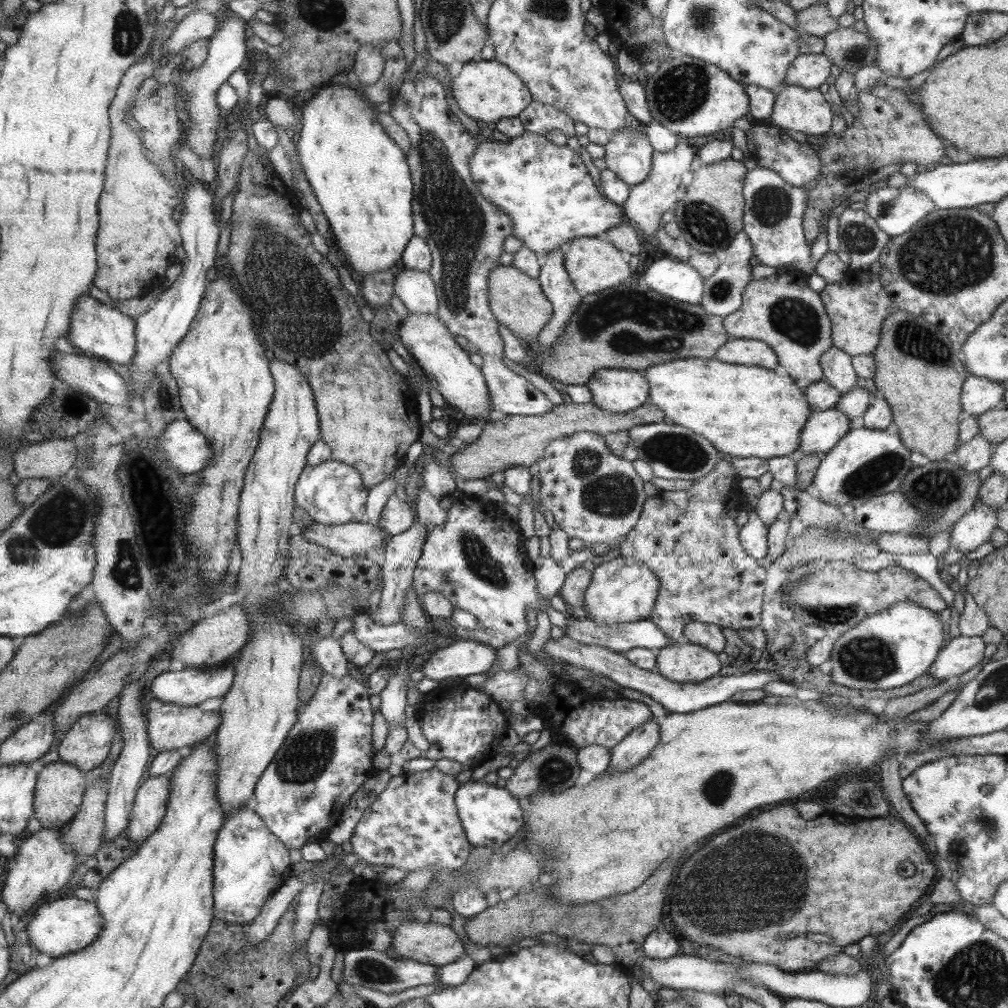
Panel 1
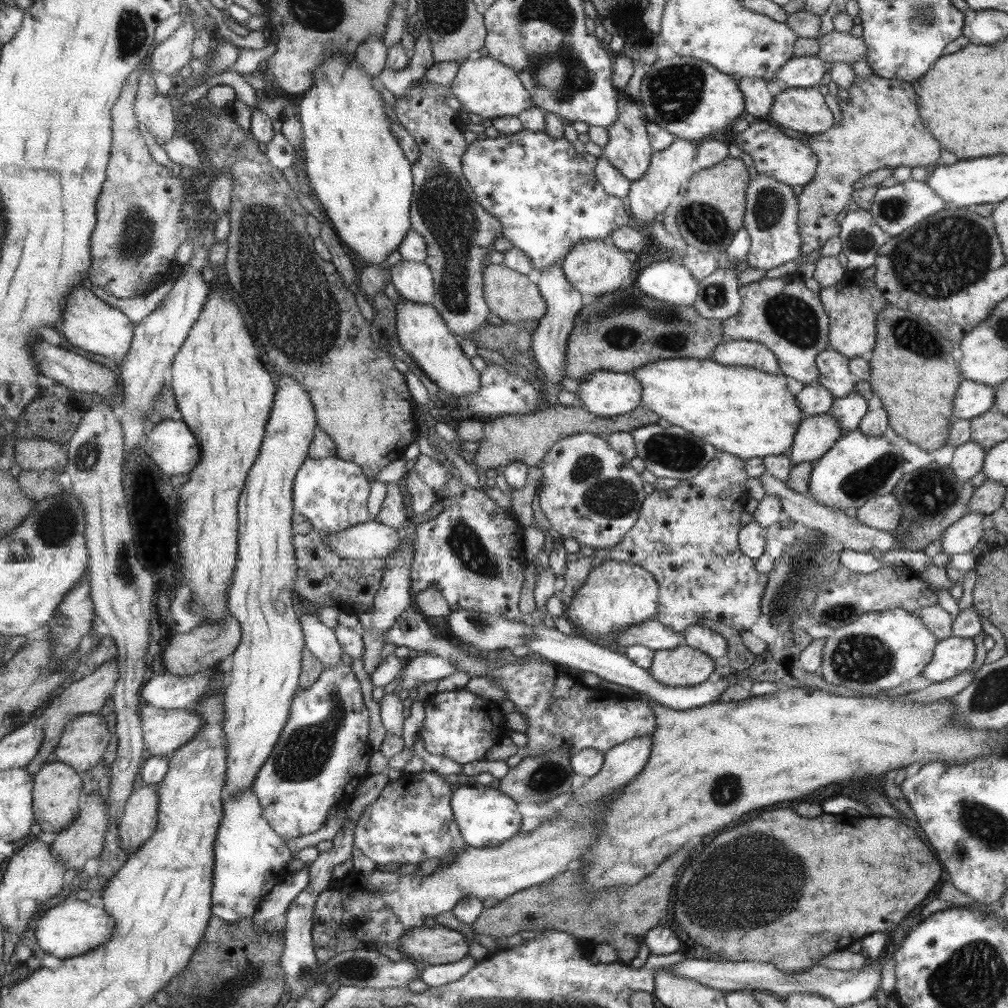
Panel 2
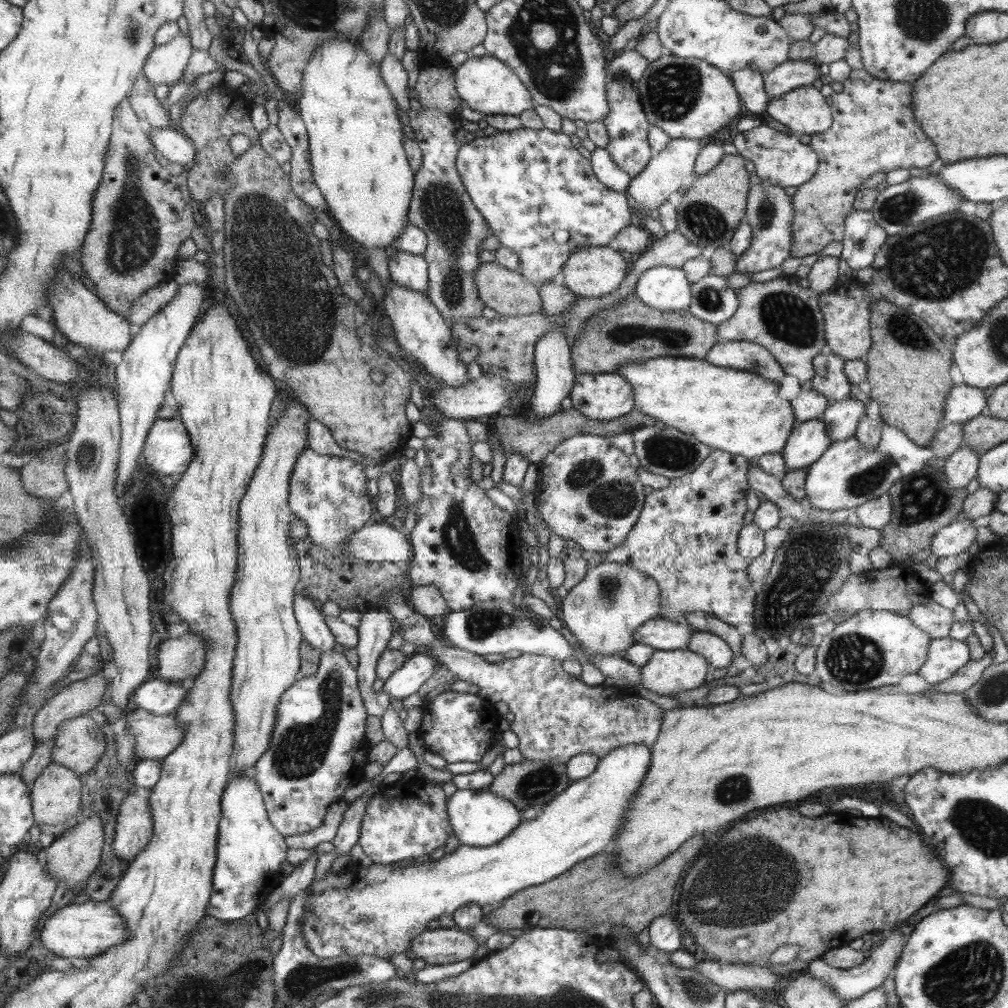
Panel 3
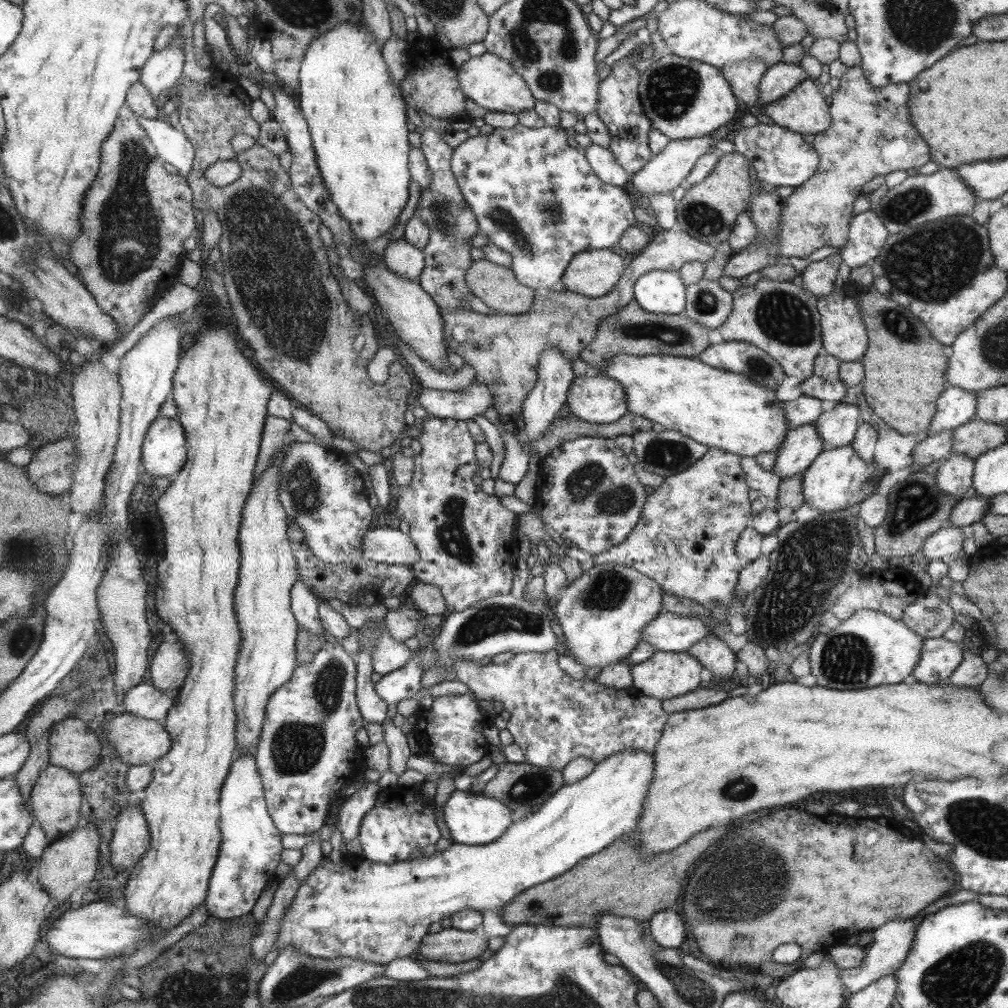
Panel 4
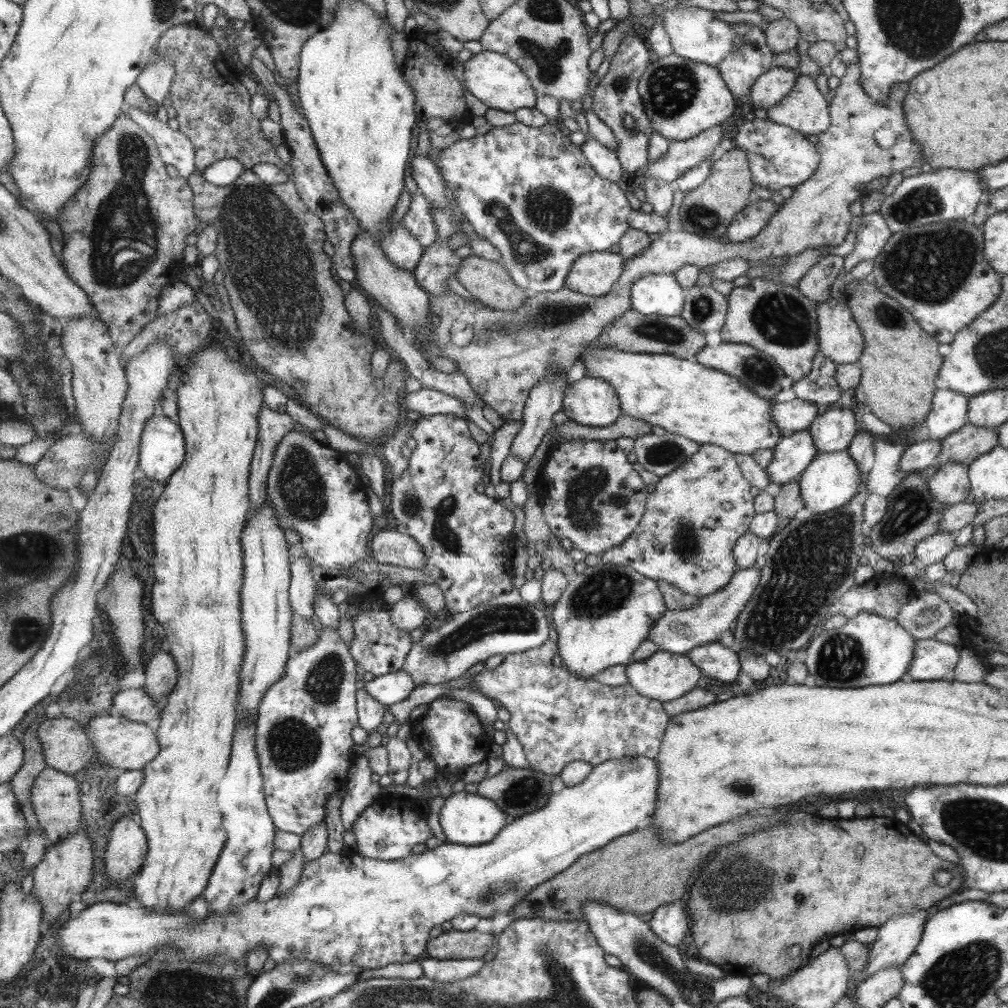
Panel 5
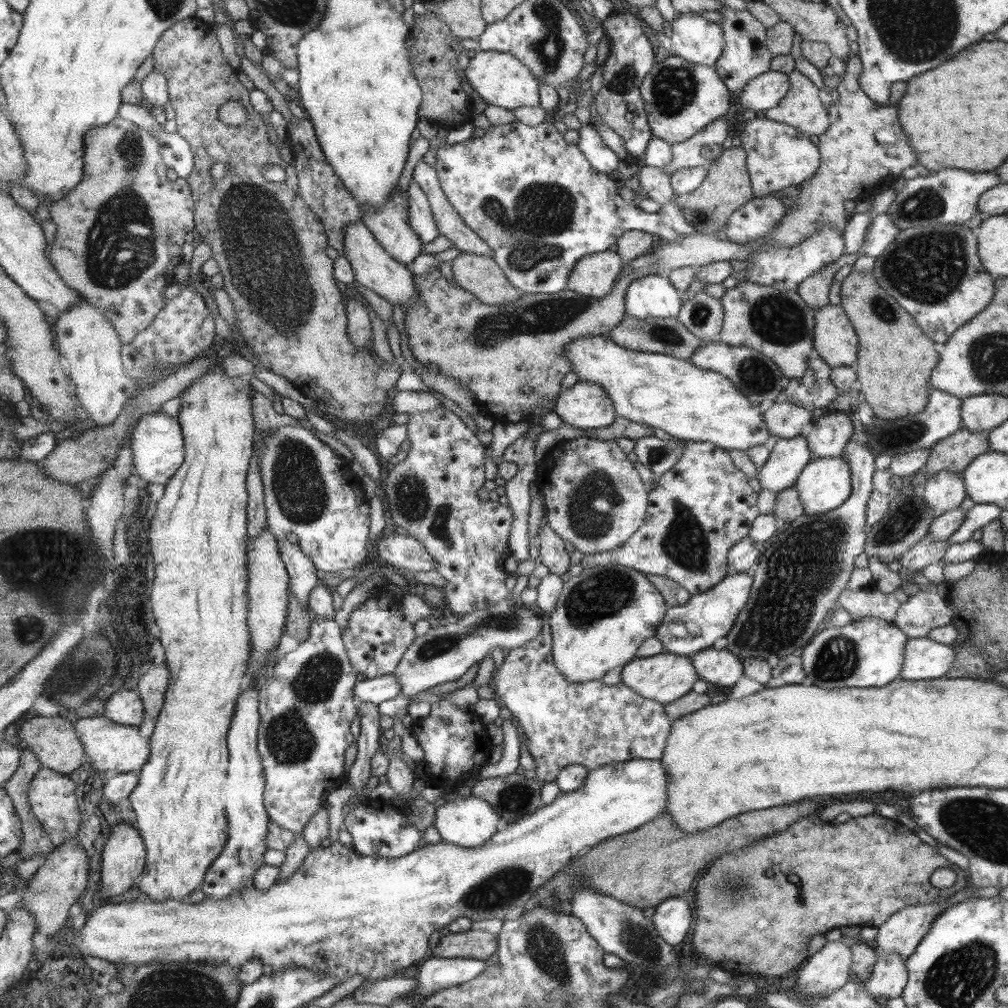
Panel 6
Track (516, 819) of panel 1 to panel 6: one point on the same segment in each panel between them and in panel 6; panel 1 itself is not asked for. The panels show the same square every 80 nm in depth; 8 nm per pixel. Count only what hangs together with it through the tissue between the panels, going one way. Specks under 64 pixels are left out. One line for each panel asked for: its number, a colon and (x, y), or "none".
2: (485, 817)
3: (479, 819)
4: (472, 819)
5: (466, 819)
6: (468, 823)

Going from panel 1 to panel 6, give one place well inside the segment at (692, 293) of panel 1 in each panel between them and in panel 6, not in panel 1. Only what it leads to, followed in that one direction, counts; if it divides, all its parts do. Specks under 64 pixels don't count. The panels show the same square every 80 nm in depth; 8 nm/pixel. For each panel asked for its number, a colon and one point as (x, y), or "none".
2: (668, 281)
3: (662, 287)
4: (658, 291)
5: (660, 294)
6: (652, 295)

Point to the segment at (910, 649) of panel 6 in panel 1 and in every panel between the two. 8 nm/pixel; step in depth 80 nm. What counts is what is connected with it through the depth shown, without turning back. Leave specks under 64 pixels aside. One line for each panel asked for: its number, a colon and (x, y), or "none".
1: (955, 657)
2: (950, 656)
3: (944, 656)
4: (938, 657)
5: (932, 661)

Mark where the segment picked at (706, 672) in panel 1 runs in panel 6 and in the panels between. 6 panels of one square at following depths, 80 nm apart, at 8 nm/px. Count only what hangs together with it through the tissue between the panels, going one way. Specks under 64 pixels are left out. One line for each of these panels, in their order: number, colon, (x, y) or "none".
2: (682, 666)
3: (667, 672)
4: (664, 675)
5: (664, 676)
6: (665, 677)

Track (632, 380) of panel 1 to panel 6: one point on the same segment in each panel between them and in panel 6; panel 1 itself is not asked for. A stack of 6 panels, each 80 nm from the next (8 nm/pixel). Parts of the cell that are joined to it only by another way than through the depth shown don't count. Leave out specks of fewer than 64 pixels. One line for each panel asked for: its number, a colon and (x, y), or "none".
2: (602, 393)
3: (603, 396)
4: (595, 398)
5: (589, 401)
6: (584, 405)

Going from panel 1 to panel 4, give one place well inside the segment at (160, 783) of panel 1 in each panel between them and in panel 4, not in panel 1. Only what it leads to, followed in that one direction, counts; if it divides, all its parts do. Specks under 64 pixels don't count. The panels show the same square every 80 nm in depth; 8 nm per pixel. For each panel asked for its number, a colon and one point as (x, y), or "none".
2: (138, 823)
3: (134, 831)
4: (131, 841)

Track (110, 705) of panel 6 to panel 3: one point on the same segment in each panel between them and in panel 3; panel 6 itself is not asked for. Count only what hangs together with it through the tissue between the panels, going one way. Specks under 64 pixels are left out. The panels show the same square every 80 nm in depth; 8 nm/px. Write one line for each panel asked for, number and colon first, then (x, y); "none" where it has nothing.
3: (158, 696)
4: (144, 700)
5: (132, 703)

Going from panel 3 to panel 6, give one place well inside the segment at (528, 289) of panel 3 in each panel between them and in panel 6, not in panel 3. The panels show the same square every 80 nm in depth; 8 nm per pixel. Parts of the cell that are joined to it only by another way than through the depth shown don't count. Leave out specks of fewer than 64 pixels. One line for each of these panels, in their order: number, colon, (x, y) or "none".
4: (497, 286)
5: (488, 282)
6: (478, 274)

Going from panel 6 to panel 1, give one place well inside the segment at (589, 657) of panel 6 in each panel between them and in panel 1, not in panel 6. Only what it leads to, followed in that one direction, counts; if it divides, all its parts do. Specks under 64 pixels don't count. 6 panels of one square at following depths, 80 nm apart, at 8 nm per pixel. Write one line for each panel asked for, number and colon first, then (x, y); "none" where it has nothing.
1: (620, 590)
2: (614, 595)
3: (602, 611)
4: (602, 613)
5: (605, 612)

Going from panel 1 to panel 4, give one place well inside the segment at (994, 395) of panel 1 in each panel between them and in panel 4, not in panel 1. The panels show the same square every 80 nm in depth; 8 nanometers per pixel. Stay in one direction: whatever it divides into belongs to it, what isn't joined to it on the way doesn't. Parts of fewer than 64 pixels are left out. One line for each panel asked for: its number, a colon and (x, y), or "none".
2: (972, 399)
3: (964, 403)
4: (954, 407)

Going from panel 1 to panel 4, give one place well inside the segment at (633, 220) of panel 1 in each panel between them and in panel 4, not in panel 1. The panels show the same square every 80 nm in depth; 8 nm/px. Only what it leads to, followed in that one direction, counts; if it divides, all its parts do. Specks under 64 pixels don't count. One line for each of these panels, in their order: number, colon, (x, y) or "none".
2: (647, 196)
3: (662, 175)
4: (663, 171)

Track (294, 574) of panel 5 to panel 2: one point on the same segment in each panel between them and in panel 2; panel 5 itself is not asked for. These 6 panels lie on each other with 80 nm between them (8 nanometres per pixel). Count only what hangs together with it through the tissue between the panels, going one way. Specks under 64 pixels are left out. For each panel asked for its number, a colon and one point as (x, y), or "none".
2: (320, 640)
3: (308, 615)
4: (304, 603)

